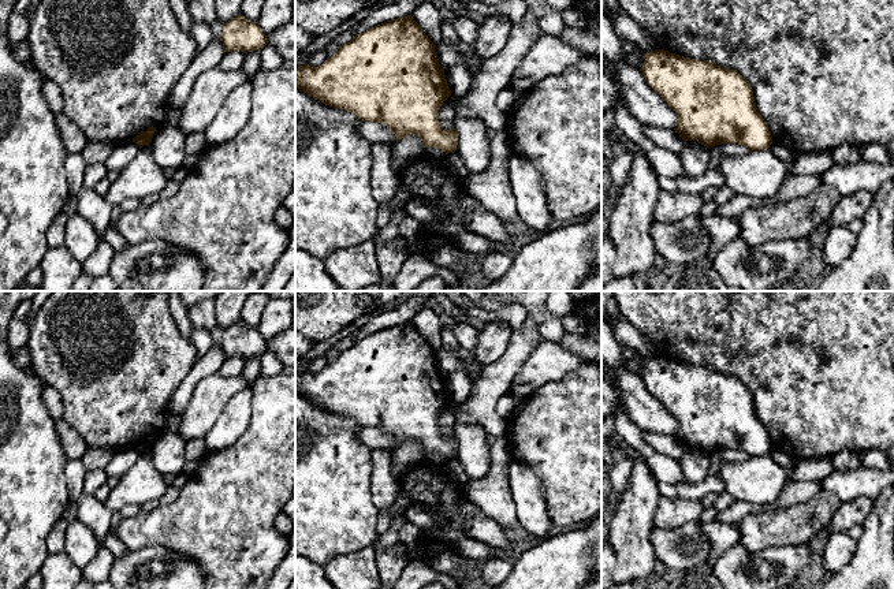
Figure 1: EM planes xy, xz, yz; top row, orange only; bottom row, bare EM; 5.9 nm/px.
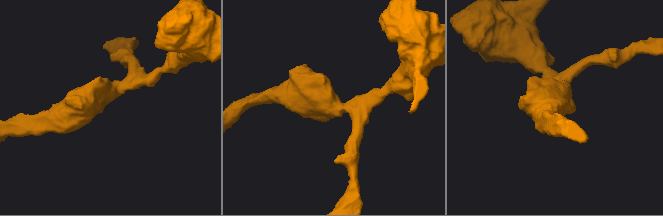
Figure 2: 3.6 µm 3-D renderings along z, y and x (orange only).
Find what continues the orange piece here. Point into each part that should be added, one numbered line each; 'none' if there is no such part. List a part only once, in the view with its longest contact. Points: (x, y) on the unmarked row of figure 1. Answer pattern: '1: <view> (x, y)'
none

